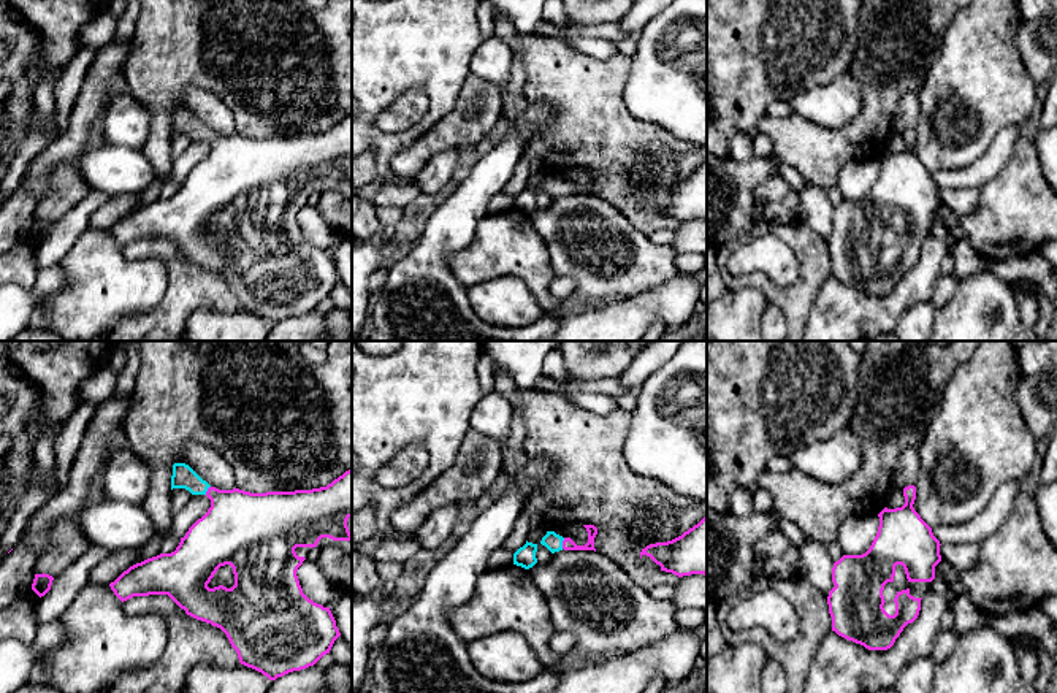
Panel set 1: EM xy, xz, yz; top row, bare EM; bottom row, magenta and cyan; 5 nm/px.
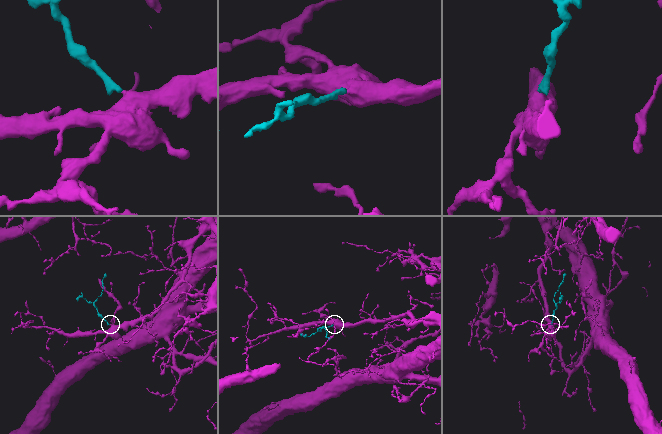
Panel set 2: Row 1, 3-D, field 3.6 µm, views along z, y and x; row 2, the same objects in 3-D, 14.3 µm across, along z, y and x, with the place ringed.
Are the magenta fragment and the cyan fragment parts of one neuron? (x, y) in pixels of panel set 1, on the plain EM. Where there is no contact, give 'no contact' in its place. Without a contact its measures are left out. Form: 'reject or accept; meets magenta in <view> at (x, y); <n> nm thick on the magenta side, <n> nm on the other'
accept; meets magenta in xz at (563, 187); 60 nm thick on the magenta side, 90 nm on the other

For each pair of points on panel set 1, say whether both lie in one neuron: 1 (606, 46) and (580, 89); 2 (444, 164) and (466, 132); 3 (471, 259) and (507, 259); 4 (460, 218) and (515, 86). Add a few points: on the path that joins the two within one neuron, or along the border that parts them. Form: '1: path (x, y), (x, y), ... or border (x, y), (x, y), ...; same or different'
1: border (564, 42), (598, 59), (609, 59), (618, 54); different
2: border (457, 148), (436, 153), (422, 170); different
3: path (480, 259), (498, 257); same
4: border (528, 103), (520, 119), (509, 129); different

